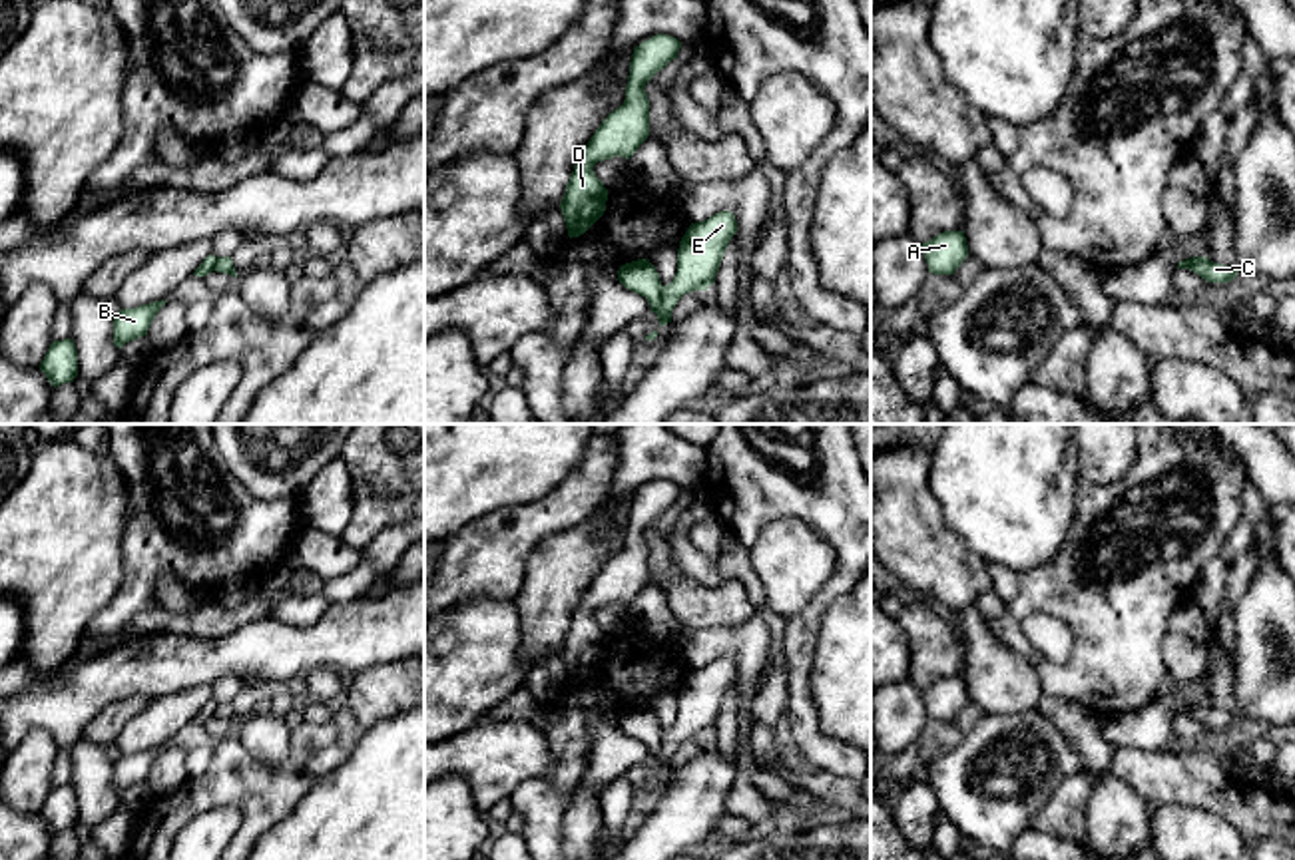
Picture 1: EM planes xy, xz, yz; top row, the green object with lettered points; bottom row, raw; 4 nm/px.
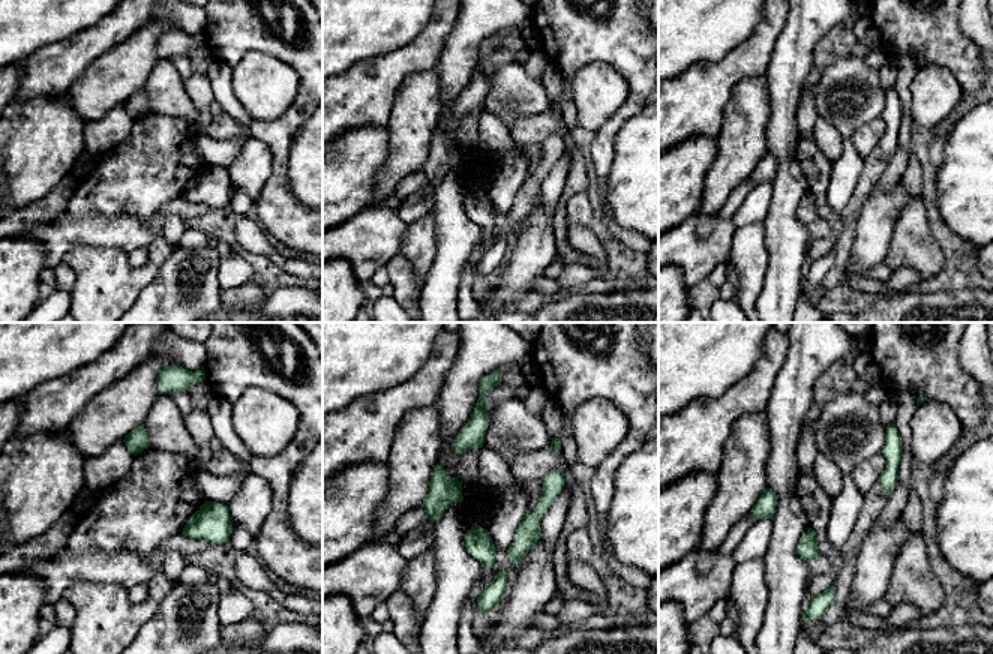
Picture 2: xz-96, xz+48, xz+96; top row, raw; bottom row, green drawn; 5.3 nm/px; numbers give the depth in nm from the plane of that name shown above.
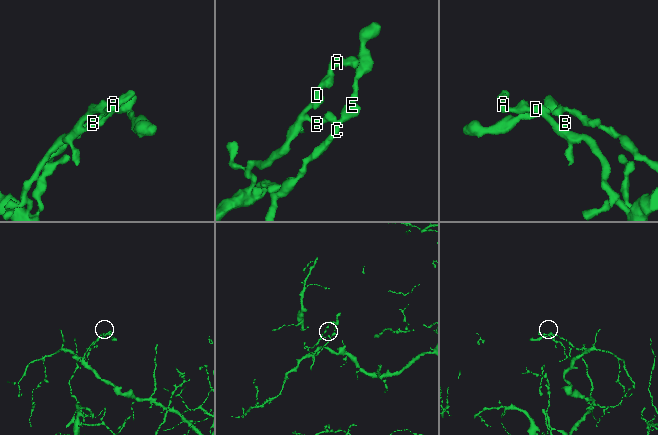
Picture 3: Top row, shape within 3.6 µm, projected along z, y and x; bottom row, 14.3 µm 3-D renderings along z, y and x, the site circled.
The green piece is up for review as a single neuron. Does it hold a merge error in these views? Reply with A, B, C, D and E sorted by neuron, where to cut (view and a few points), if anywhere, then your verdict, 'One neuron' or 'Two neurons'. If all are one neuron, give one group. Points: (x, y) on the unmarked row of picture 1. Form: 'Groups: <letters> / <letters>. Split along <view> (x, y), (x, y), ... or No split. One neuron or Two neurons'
Groups: A B D / C E. Split along xz (664, 733), (662, 747), (654, 757). Two neurons

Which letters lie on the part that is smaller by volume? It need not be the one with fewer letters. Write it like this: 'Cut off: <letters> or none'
Cut off: C, E

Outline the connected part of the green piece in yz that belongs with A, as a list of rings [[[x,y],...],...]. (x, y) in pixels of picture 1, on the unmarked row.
[[[964,677],[938,679],[920,693],[928,711],[928,719],[934,721],[954,721],[954,717],[968,703]]]

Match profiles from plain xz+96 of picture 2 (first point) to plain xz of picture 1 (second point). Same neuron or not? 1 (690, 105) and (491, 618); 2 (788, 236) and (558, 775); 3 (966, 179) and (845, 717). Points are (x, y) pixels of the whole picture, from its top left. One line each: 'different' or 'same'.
1: different
2: different
3: same

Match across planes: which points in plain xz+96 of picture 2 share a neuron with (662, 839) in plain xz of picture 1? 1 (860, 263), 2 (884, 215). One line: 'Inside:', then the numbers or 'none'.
Inside: 1, 2

